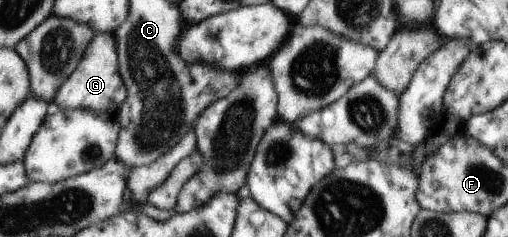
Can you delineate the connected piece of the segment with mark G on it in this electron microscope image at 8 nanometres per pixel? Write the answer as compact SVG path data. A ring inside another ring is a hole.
M96 34L88 45L76 73L60 87L56 103L60 109L89 109L96 112L115 112L128 98L128 87L120 72L120 55L114 34Z

